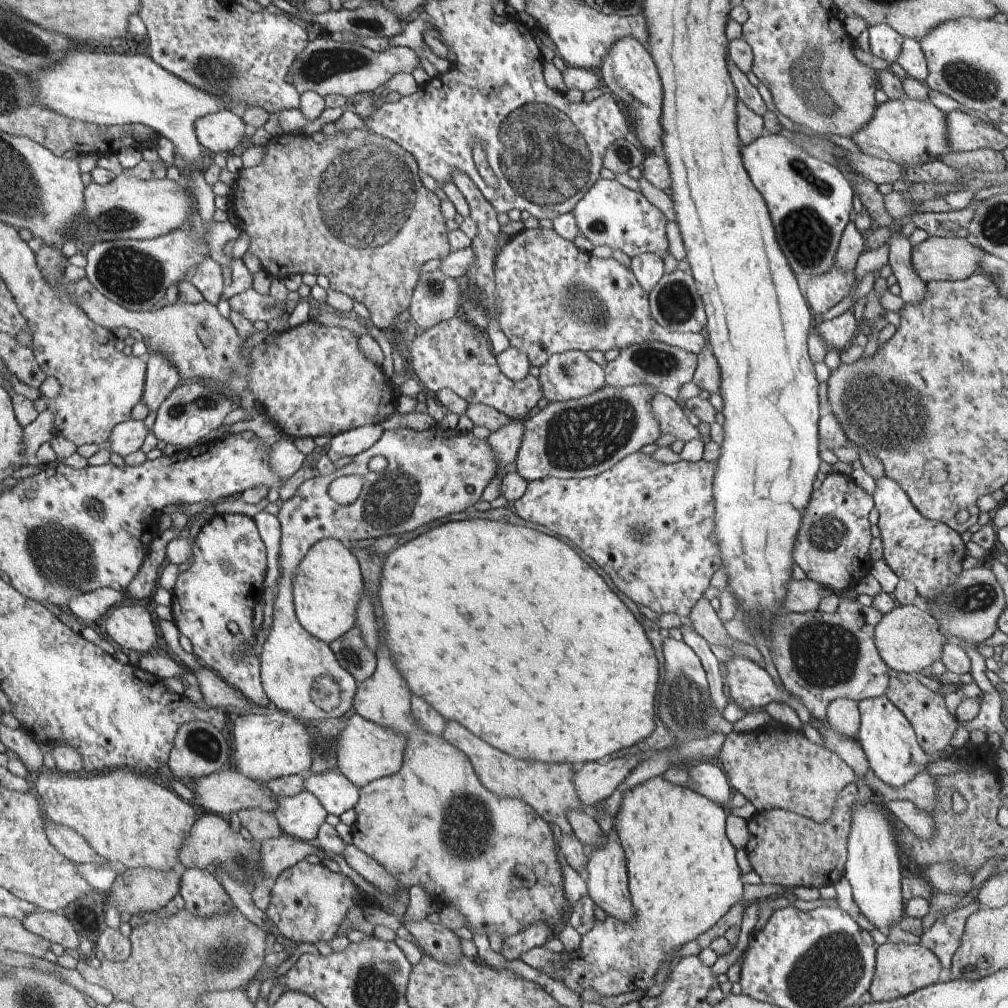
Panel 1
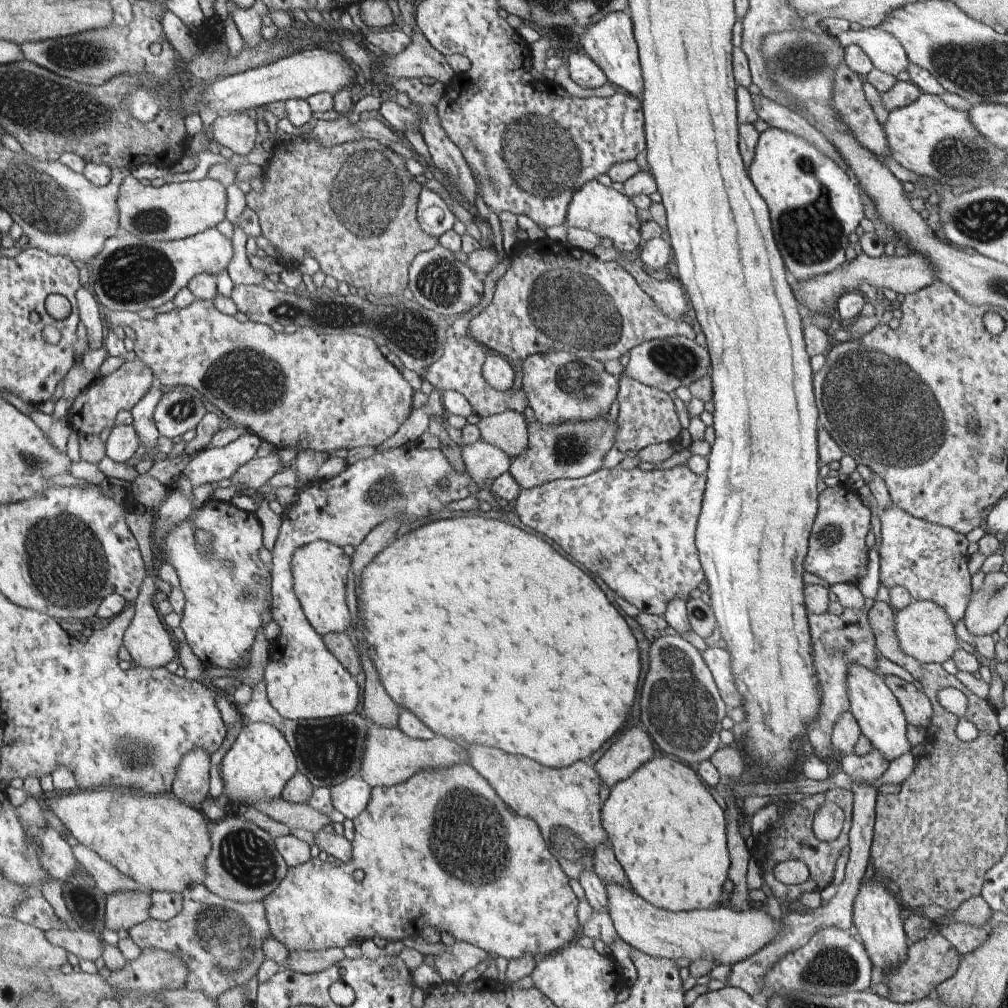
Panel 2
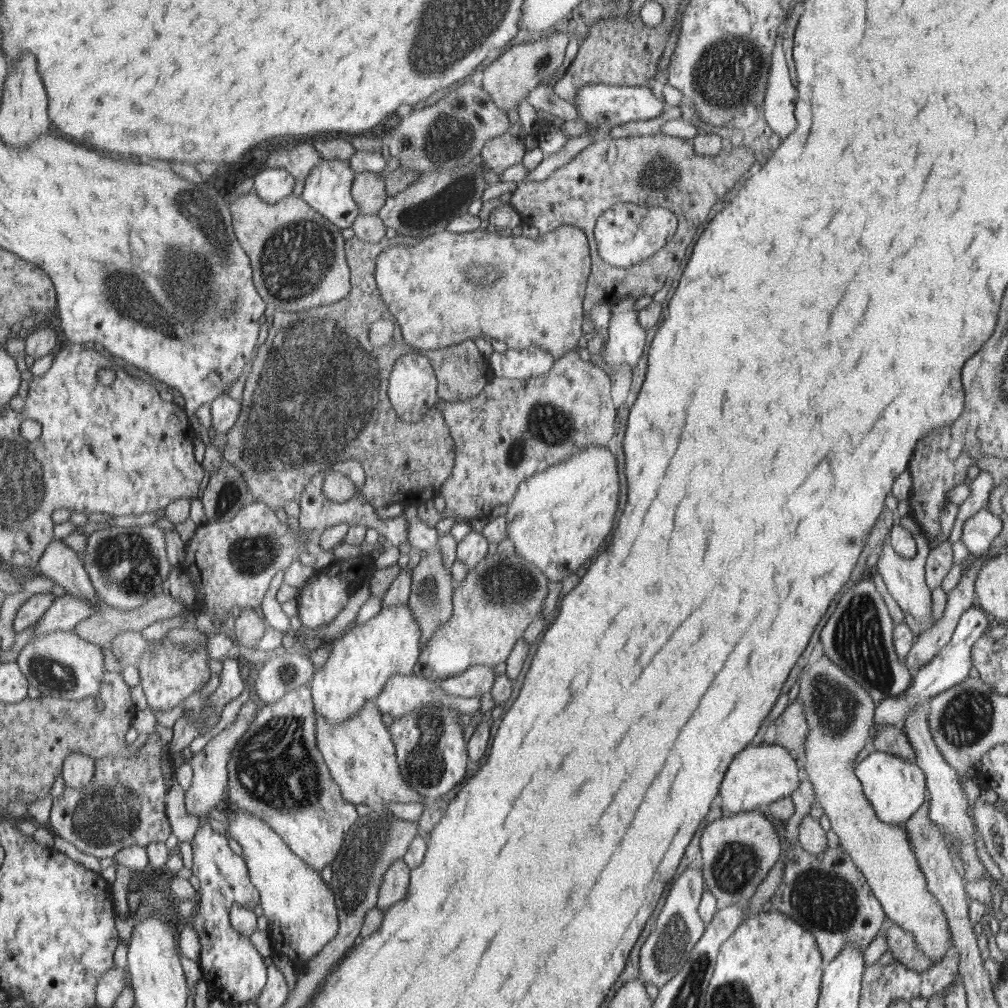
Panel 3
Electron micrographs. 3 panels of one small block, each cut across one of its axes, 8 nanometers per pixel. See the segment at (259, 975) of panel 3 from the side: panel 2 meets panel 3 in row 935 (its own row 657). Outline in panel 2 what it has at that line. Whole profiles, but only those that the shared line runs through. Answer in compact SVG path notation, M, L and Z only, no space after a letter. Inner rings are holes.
M209 499L202 506L193 508L186 520L174 524L157 546L163 548L166 562L176 570L185 596L179 626L192 652L206 667L232 670L242 667L244 658L251 654L262 612L271 602L271 586L263 586L271 582L271 570L258 555L263 547L263 528L255 513L236 508L228 501Z

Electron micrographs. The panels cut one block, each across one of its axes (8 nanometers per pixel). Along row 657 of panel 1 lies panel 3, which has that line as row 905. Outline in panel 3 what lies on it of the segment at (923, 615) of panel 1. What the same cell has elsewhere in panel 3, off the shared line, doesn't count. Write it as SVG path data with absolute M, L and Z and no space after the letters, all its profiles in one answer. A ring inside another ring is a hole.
M824 654L814 664L806 665L800 677L798 702L804 708L808 733L804 742L801 765L803 779L812 784L814 797L824 810L823 814L830 820L830 828L836 832L840 848L848 854L848 858L856 865L867 879L873 894L878 898L887 919L892 920L906 932L910 932L916 940L918 950L932 960L932 964L940 963L946 954L953 950L953 938L948 926L946 913L936 897L930 893L924 873L920 870L915 853L911 848L907 832L903 825L884 823L875 813L872 803L866 799L860 780L855 776L855 760L859 752L866 746L866 740L872 735L875 718L875 701L856 680L848 676L840 666L833 663Z

